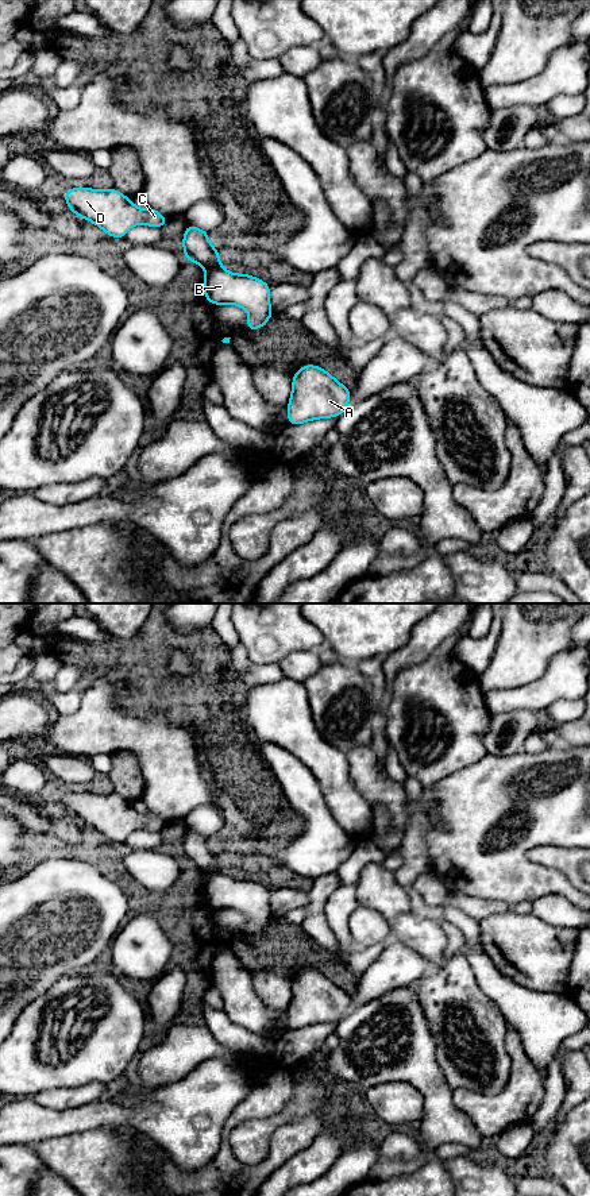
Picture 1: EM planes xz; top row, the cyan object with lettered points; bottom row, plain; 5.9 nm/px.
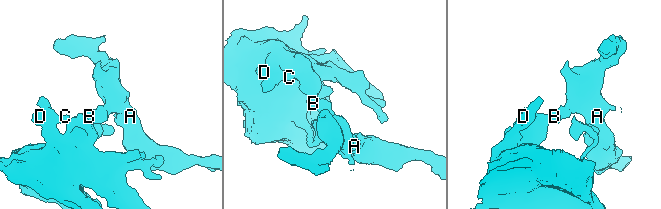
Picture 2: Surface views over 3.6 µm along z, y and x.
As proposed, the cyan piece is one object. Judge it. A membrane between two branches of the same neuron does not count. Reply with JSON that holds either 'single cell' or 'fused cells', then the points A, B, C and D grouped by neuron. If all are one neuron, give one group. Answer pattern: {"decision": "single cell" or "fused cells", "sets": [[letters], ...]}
{"decision": "fused cells", "sets": [["A", "B"], ["C", "D"]]}

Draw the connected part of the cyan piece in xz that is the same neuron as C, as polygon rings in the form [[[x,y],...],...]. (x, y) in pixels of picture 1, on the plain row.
[[[70,792],[63,803],[72,817],[92,826],[111,842],[124,844],[127,836],[138,829],[163,833],[167,827],[167,823],[154,813],[139,814],[131,803],[113,792]]]

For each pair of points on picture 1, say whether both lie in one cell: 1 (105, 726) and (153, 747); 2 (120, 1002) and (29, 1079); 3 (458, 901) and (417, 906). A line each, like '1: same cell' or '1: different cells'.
1: same cell
2: same cell
3: same cell

